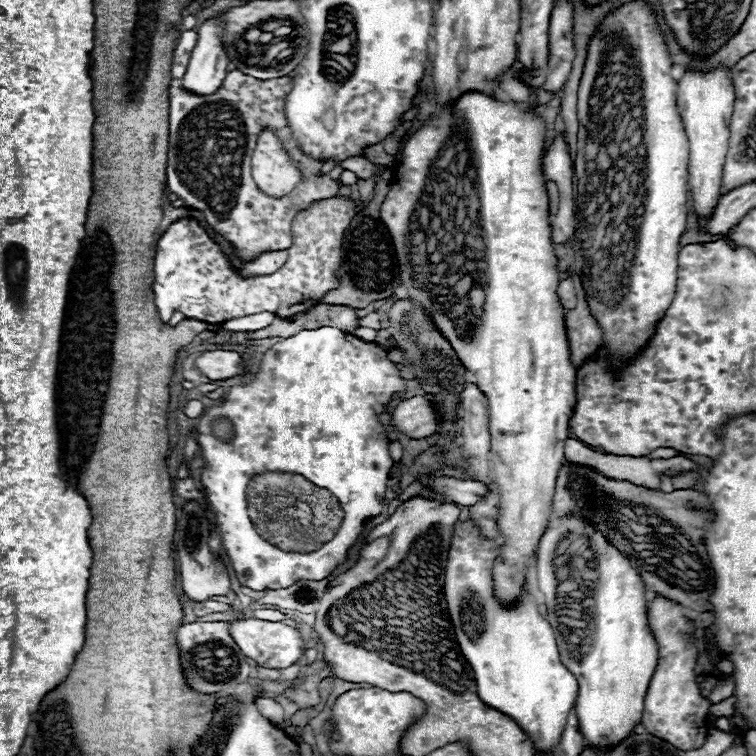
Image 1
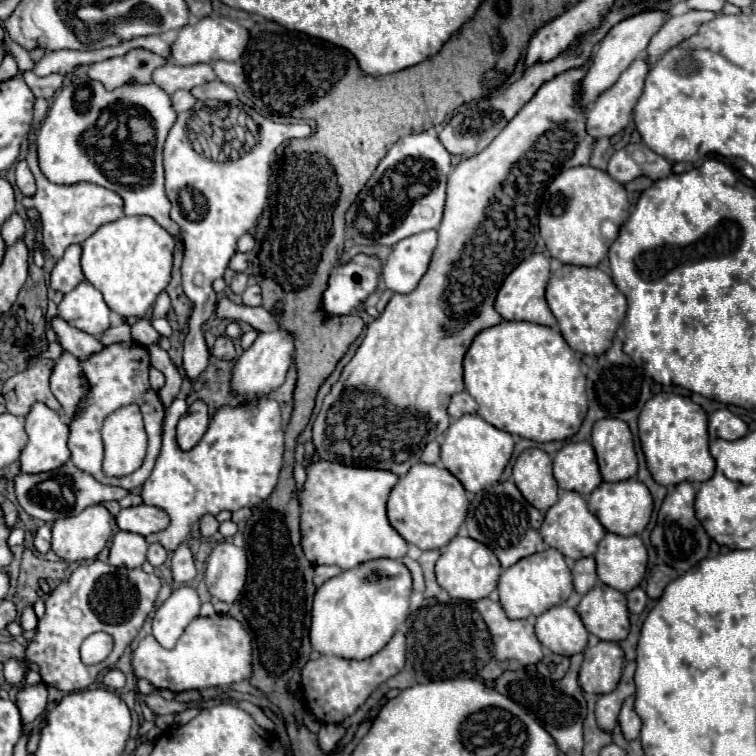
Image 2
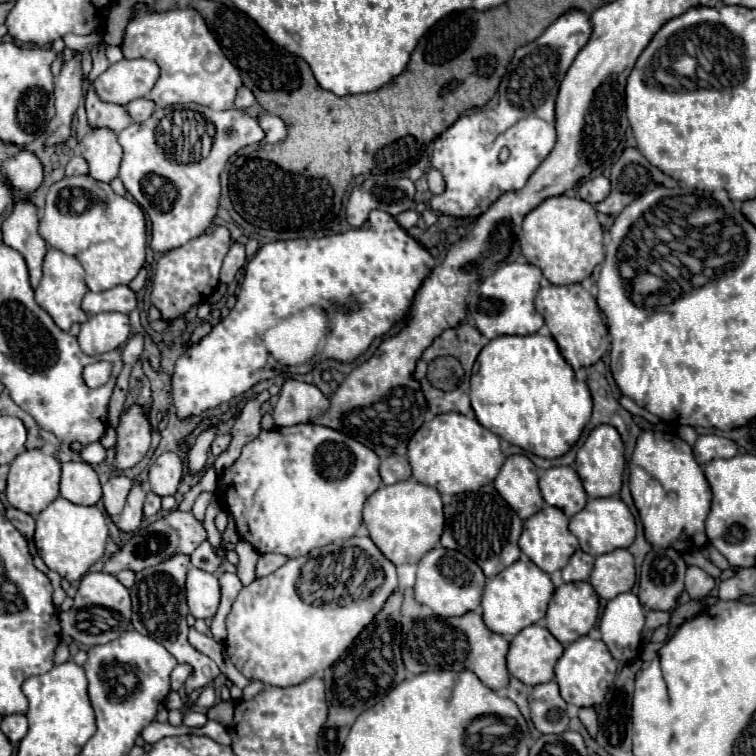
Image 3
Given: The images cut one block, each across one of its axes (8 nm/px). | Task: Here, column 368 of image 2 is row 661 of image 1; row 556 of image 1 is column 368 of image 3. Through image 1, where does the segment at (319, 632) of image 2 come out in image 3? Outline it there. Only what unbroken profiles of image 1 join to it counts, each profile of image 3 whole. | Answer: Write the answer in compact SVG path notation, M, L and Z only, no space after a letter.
M354 536L316 548L242 588L226 616L226 652L248 680L296 686L332 666L396 588L396 566L370 538Z

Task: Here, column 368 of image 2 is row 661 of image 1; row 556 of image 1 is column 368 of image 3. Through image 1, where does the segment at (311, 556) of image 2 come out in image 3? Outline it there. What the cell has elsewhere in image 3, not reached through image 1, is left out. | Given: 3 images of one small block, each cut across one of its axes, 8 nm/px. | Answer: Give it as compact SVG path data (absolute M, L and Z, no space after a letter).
M308 422L308 424L288 426L288 428L262 430L256 440L248 442L248 444L242 448L242 454L240 454L240 458L234 462L234 466L230 466L230 468L224 472L226 480L232 480L232 486L234 486L236 494L230 496L228 490L224 492L224 476L218 478L218 490L220 490L220 494L222 494L224 502L226 502L226 508L230 510L230 514L232 514L234 520L236 520L236 528L238 528L238 534L240 534L242 540L246 540L250 546L254 546L254 550L260 552L260 554L278 552L278 554L284 554L284 556L288 556L288 558L296 558L296 556L308 554L308 552L314 550L314 548L328 546L328 544L332 544L332 542L336 542L336 540L348 540L348 538L352 538L352 536L356 534L356 530L358 530L360 524L362 524L362 506L364 506L366 498L382 486L382 478L380 478L380 474L378 474L378 466L380 466L380 458L378 458L372 450L368 450L364 444L360 444L360 442L356 442L354 438L344 436L342 432L336 432L336 430L328 428L328 426Z

